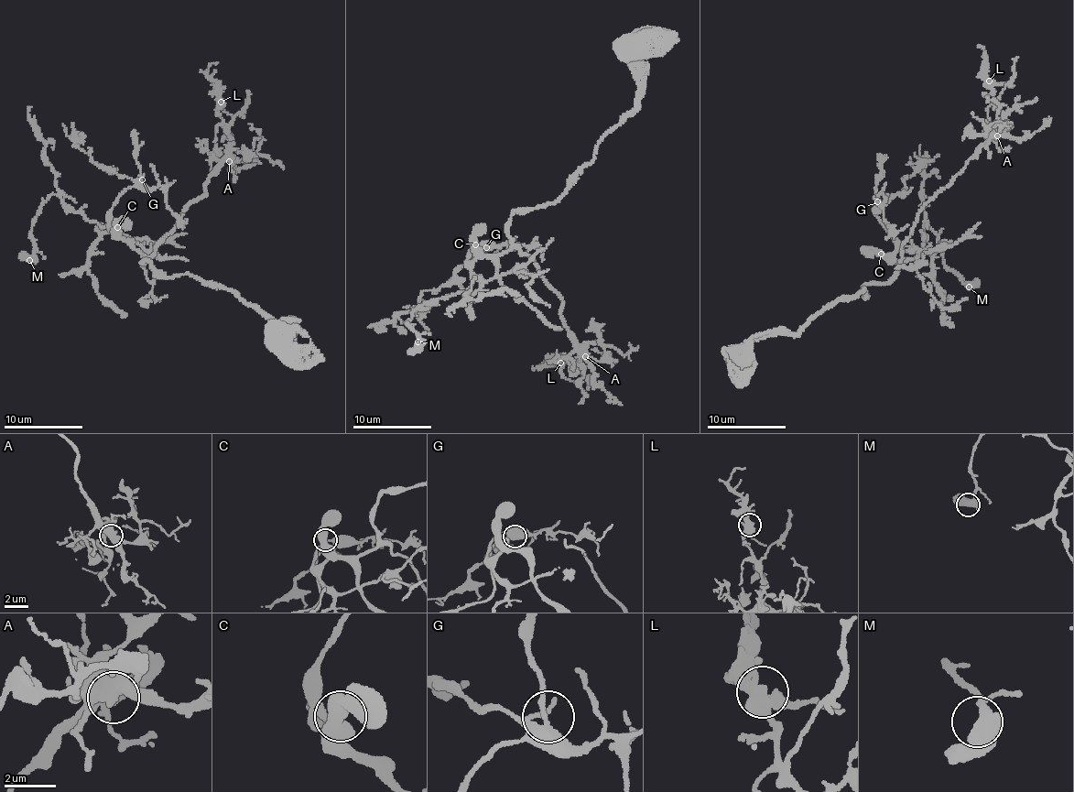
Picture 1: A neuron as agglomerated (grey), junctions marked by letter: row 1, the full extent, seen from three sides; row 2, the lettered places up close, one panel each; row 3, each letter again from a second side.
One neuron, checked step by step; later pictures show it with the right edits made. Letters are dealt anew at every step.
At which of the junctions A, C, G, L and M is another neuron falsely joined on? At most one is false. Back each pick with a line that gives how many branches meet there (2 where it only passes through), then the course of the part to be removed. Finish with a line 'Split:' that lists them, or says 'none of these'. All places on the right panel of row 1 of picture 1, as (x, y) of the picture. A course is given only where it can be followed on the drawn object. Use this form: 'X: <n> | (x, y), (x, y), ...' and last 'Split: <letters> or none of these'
Split: none of these

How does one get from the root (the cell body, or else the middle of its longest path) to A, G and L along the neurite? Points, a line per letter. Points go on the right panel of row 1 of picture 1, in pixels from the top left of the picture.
A: (739, 363), (753, 341), (795, 335), (835, 302), (884, 284), (916, 213), (997, 135)
G: (739, 363), (753, 341), (795, 335), (894, 276), (895, 240), (877, 201)
L: (739, 363), (753, 341), (795, 335), (895, 273), (916, 213), (1002, 118), (989, 81)

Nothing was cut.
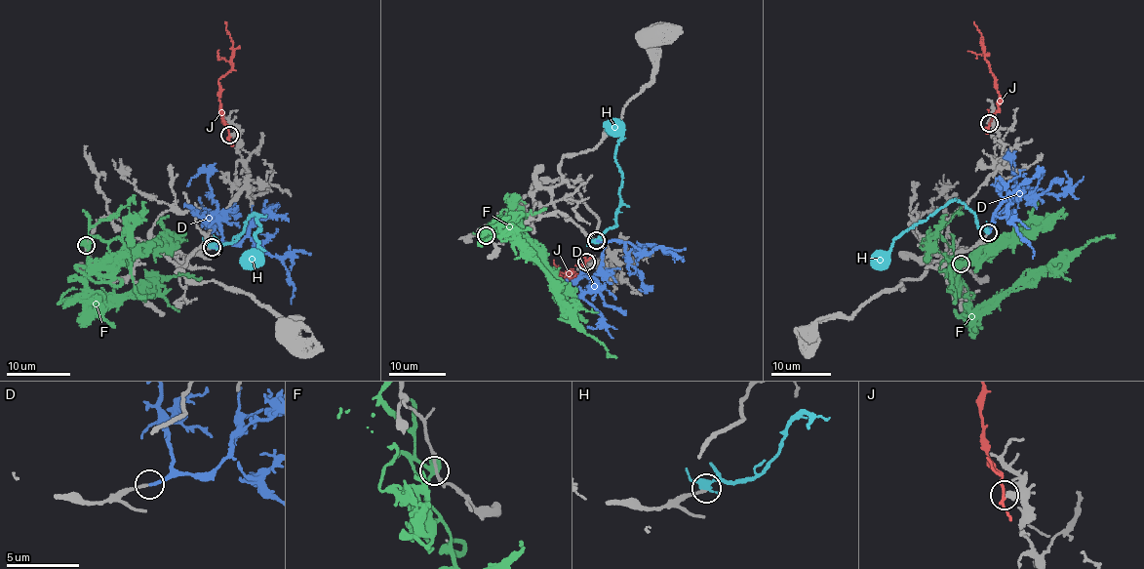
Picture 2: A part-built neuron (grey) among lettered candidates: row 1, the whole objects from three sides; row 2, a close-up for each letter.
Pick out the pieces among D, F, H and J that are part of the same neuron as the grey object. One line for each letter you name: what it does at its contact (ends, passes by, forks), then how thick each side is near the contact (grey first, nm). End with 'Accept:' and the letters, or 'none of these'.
D: it ends | 200/200 nm
Accept: D

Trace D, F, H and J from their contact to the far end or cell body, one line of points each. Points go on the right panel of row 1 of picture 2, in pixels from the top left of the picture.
D: (989, 233), (995, 217), (1017, 194), (1031, 197), (1038, 190), (1062, 193), (1070, 179), (1064, 171)
F: (961, 263), (958, 275), (966, 288), (968, 304), (974, 309), (996, 303), (1059, 265), (1089, 241), (1114, 234)
H: (987, 232), (978, 226), (964, 204), (952, 199), (906, 229), (894, 241), (886, 262), (874, 266)
J: (989, 124), (998, 109), (999, 91), (984, 58), (982, 36), (973, 21)

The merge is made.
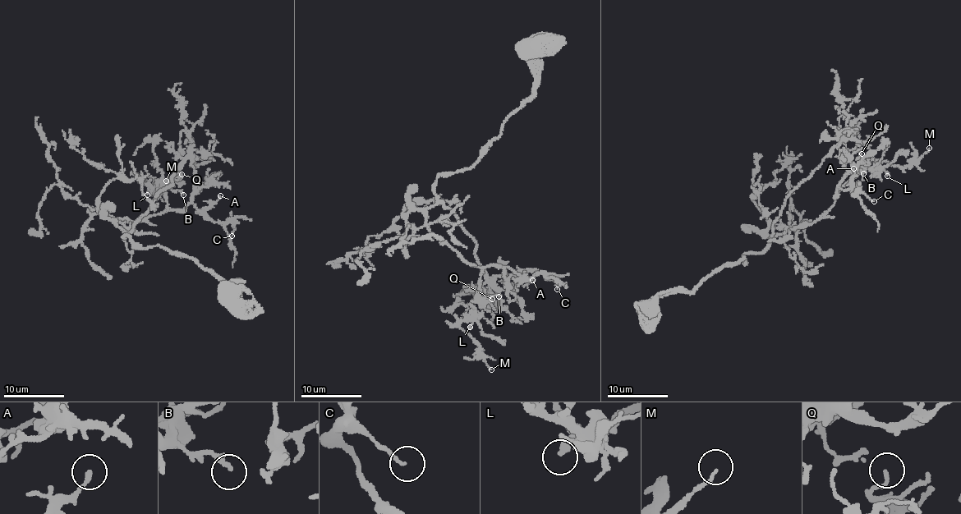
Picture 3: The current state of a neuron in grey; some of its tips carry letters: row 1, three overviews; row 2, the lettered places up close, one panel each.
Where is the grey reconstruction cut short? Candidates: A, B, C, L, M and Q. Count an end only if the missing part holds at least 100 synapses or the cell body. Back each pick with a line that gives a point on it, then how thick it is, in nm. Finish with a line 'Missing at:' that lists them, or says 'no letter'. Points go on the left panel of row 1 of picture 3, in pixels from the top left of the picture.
B: Place: (183, 195). Thickness 180 nm
Missing at: B

